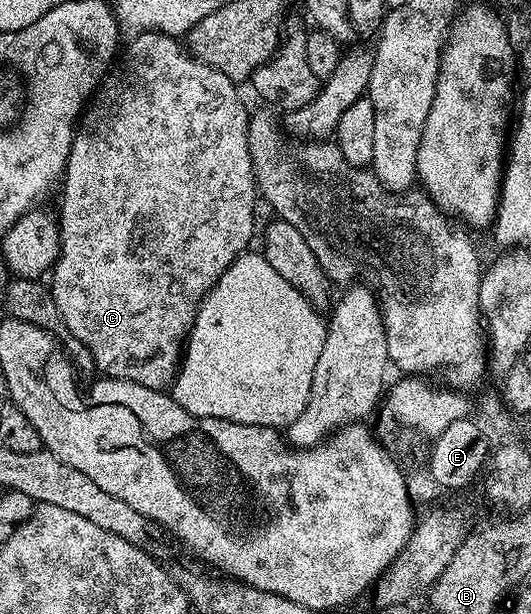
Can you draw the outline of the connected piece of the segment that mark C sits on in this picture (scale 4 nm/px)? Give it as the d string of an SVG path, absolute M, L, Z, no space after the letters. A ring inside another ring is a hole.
M154 30L148 34L136 34L128 42L131 43L128 46L126 43L121 57L112 65L107 77L100 82L98 90L92 94L91 100L87 103L75 132L75 139L71 145L69 160L67 161L67 173L61 179L63 203L60 204L59 210L57 209L57 217L59 219L59 258L55 261L55 265L50 271L49 285L53 300L57 300L57 308L61 312L61 318L65 320L69 332L73 332L73 336L77 336L77 340L81 340L81 344L85 344L85 348L91 353L91 362L93 366L99 369L99 372L102 372L108 378L128 378L145 388L166 391L174 383L175 376L179 372L187 336L191 333L191 326L195 322L195 317L199 311L199 305L203 303L203 298L211 291L213 284L217 284L217 280L223 275L225 268L229 268L229 264L233 264L233 260L250 247L247 245L250 244L251 237L254 234L256 237L257 234L257 226L255 230L255 198L257 202L257 187L255 184L253 164L251 163L249 144L247 143L249 110L243 107L243 102L239 99L240 87L232 82L229 76L225 76L217 68L205 64L200 58L188 52L185 49L184 43L178 37L170 34L159 34Z

